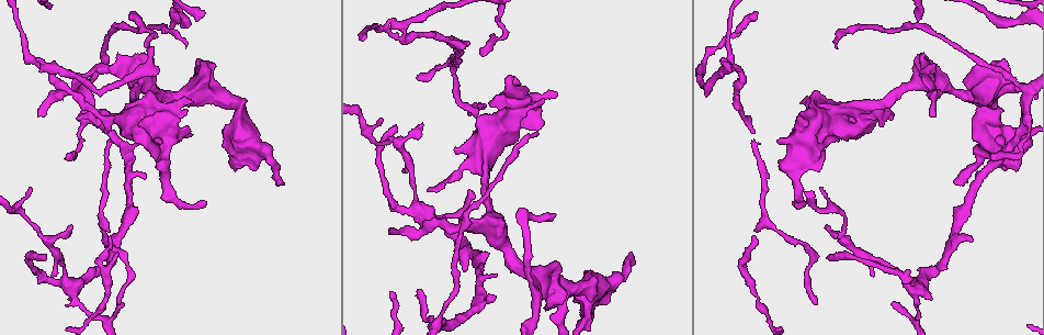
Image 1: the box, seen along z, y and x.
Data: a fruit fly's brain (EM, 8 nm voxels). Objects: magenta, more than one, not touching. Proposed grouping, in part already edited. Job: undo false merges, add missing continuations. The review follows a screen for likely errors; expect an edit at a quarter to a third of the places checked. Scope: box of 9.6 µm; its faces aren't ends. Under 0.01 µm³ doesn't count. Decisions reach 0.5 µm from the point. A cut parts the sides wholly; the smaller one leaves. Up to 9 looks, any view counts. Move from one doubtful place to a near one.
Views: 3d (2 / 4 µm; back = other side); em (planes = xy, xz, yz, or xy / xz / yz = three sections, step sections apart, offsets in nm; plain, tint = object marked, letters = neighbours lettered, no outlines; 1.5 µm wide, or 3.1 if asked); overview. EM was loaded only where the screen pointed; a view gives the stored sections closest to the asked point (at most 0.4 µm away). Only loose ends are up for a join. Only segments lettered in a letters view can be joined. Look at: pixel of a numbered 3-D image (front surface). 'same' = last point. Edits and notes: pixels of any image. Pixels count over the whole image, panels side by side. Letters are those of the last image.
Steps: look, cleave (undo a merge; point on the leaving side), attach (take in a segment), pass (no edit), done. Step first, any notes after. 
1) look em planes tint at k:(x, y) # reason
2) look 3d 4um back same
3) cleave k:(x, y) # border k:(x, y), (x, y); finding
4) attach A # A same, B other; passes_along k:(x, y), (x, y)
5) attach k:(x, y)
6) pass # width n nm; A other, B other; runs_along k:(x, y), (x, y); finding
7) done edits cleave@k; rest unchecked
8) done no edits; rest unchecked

look 3d 2um at 1:(629, 253) # an open end

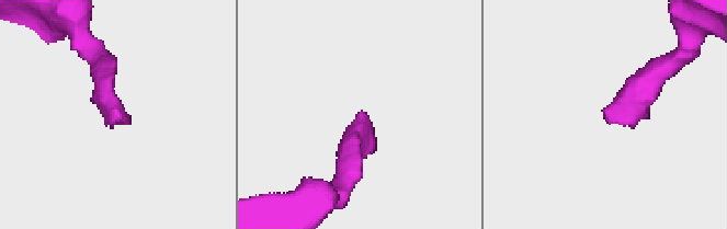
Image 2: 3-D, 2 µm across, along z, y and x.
look em planes letters at 2:(361, 110)

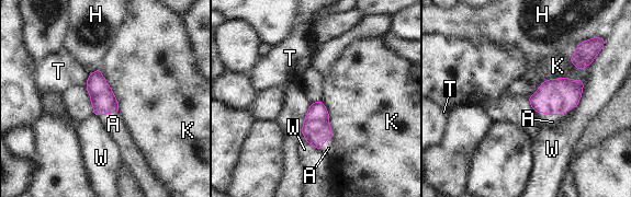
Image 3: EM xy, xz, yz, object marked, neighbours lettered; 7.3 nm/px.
attach A # A same, H other, K other, T other, W other; passes_along 3:(555, 96), (554, 114), (552, 122); it goes on there

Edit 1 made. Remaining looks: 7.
look 3d 4um at 1:(815, 302) # tapers out

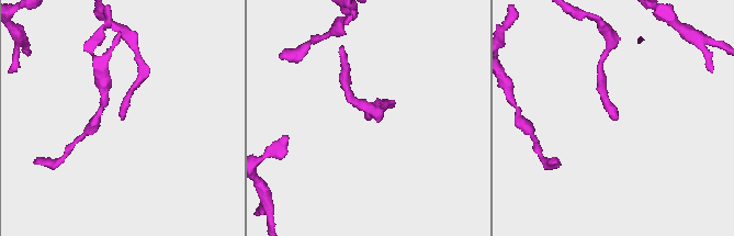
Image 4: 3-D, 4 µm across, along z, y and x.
look em planes plain at 4:(371, 117)

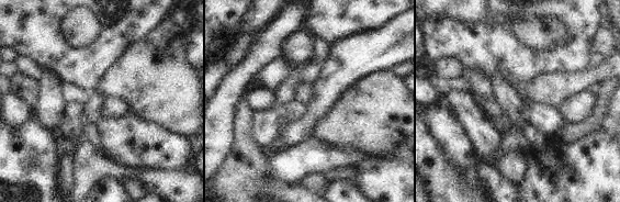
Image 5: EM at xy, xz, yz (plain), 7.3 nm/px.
look em planes letters same # see the neighbours

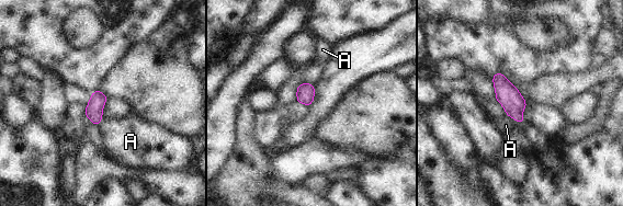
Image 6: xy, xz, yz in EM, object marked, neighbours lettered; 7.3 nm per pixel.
pass # width 130 nm; longest_contact A 150 nm; A other; none of them fits

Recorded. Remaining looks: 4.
look em xy step 8 letters at 1:(203, 13) # an open end

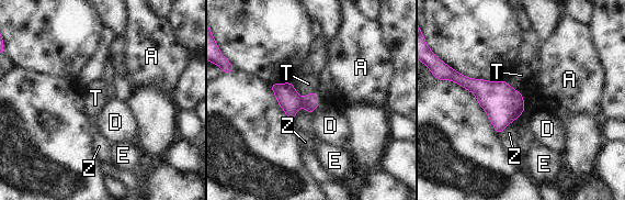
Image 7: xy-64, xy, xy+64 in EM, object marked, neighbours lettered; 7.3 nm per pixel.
look em planes letters same

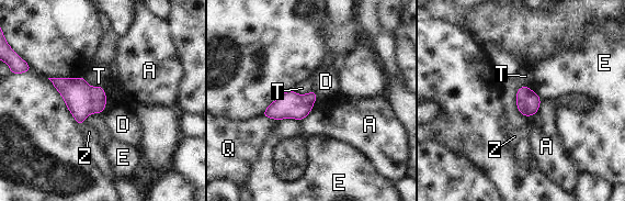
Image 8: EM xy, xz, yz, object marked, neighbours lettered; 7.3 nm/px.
pass # width 170 nm; A other, D other, E other, Q other, T other, Z other; border 8:(318, 97), (311, 110), (300, 121); none of them fits

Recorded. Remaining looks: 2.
done edits attach@3; rest unchecked

